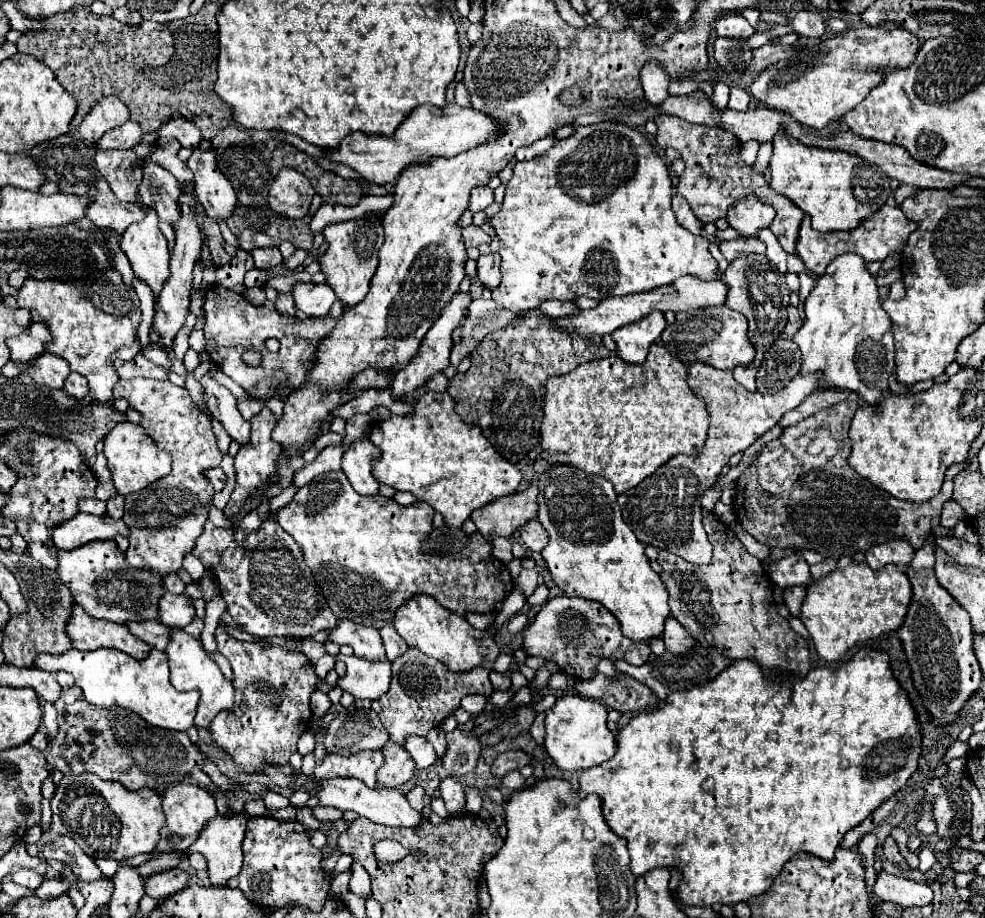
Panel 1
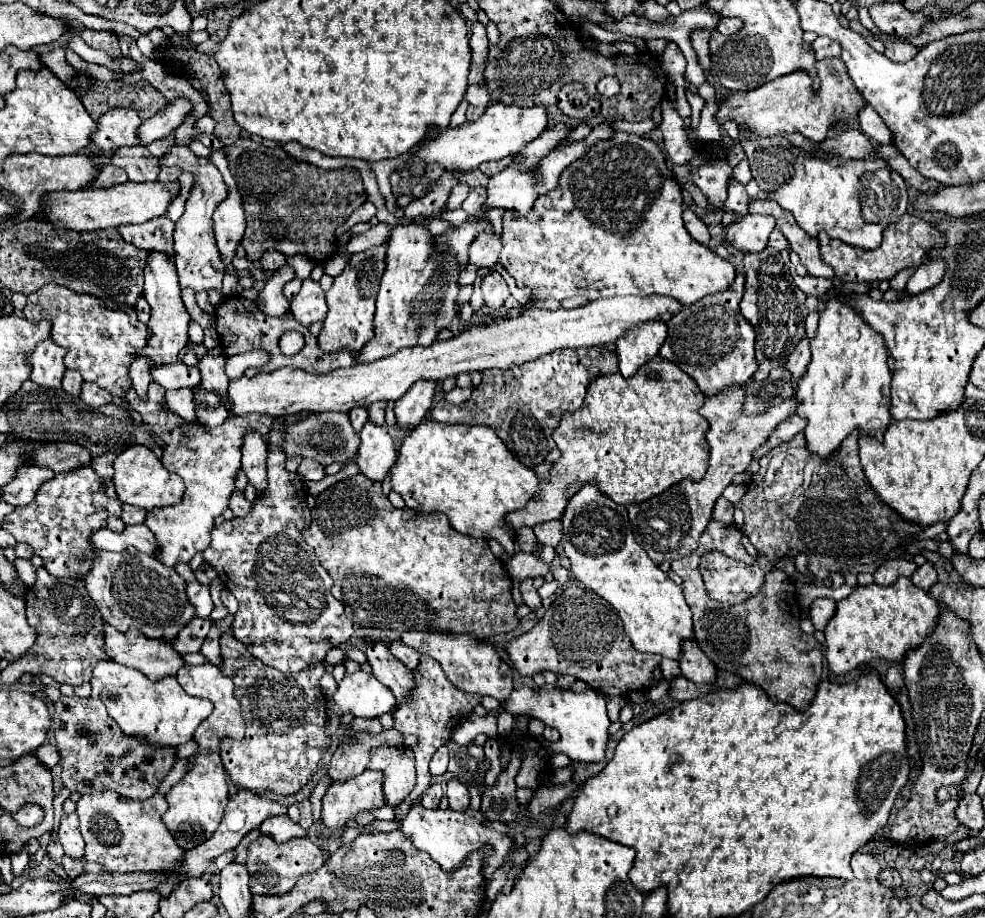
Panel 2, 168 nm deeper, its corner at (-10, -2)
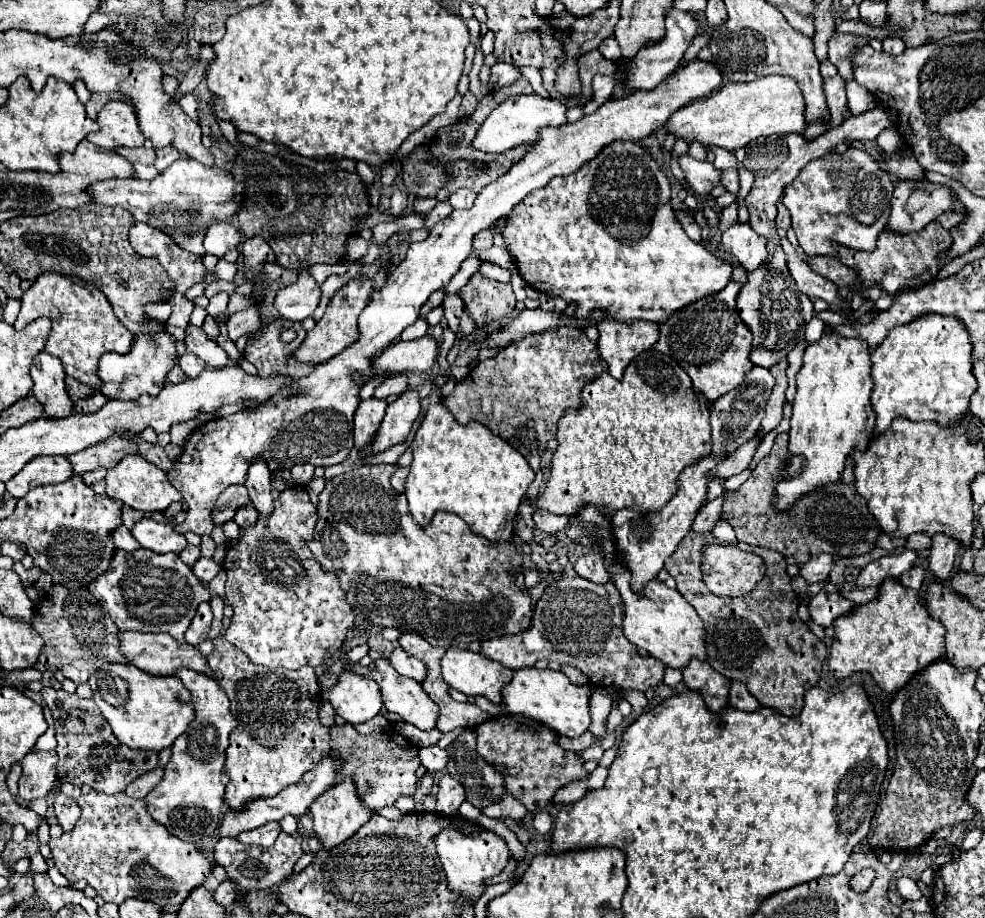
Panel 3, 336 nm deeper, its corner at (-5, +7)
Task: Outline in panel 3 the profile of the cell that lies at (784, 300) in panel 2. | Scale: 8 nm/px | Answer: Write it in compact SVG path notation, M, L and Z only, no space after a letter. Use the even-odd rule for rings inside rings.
M768 264L762 266L762 270L754 270L754 274L748 274L748 282L738 294L736 310L754 336L750 360L762 368L770 368L780 358L784 358L804 338L804 328L814 316L810 298L798 292L790 274L786 272L784 276L782 272L768 268Z

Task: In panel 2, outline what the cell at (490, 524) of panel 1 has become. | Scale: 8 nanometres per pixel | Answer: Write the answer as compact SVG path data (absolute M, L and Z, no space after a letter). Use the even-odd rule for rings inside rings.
M659 355L627 379L621 373L597 375L587 387L583 407L573 413L565 413L559 427L553 431L553 439L561 451L561 457L549 471L549 483L543 487L543 495L533 497L523 509L511 511L505 521L511 523L515 533L519 533L523 527L559 519L559 515L563 515L567 499L571 499L571 495L575 495L575 491L579 491L579 487L585 483L599 485L599 489L615 503L631 505L659 495L679 479L701 479L709 465L709 443L705 439L709 423L697 413L697 409L703 405L703 399L705 395L699 391L697 383L675 363Z

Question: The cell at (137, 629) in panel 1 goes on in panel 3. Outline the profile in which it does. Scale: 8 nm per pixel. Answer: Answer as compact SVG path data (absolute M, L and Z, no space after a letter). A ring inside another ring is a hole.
M202 604L190 624L190 630L186 632L186 642L192 644L192 646L198 646L200 642L206 640L208 632L210 632L210 624L212 624L212 610L210 610L210 604Z

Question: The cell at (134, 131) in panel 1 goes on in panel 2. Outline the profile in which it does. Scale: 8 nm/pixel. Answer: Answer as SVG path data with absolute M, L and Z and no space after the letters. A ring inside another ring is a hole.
M183 97L173 99L169 105L165 105L155 117L145 119L141 123L141 127L137 129L139 133L139 141L143 145L149 145L157 139L163 139L167 135L171 135L185 119L185 115L191 111L191 103Z

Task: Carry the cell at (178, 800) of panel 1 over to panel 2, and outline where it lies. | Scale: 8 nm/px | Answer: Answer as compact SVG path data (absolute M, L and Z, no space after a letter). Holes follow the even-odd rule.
M211 663L203 665L183 665L177 671L177 681L179 685L193 697L205 697L213 703L213 713L197 727L195 731L195 741L199 743L199 753L191 759L191 771L171 787L171 791L165 795L169 809L163 815L163 823L175 837L177 845L181 849L191 849L197 847L199 843L207 841L215 829L221 823L229 793L227 793L227 781L225 781L225 769L221 765L219 757L219 741L223 737L243 737L245 731L245 721L241 717L241 707L239 701L233 695L233 681L223 675L223 671Z

